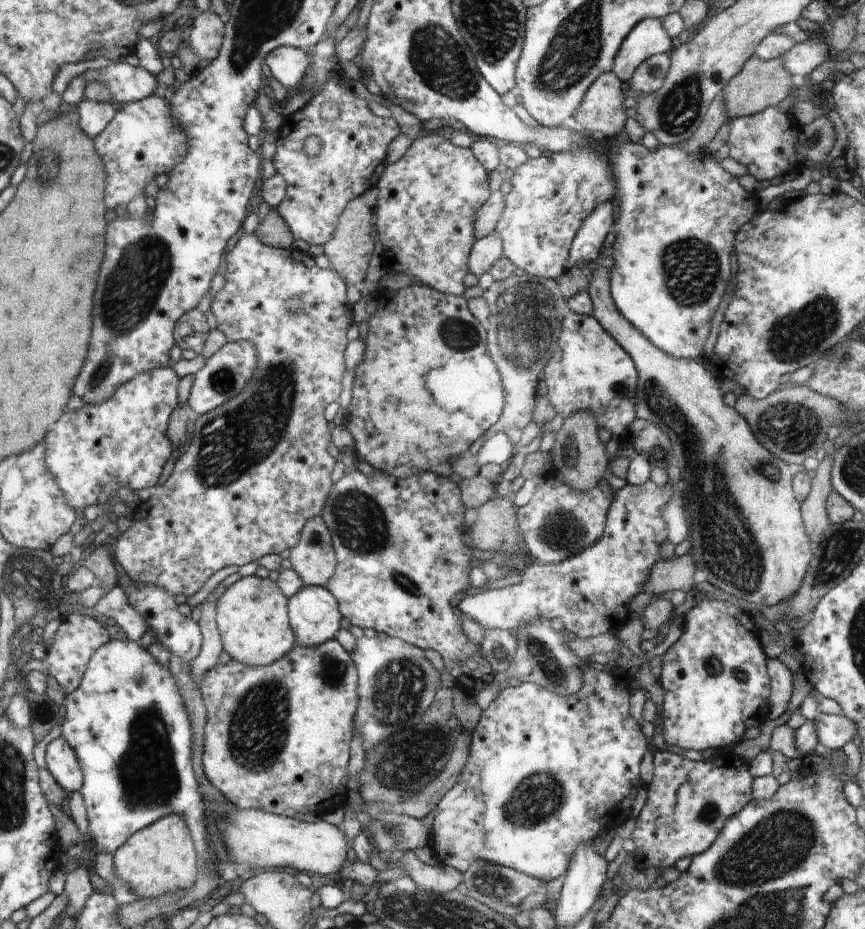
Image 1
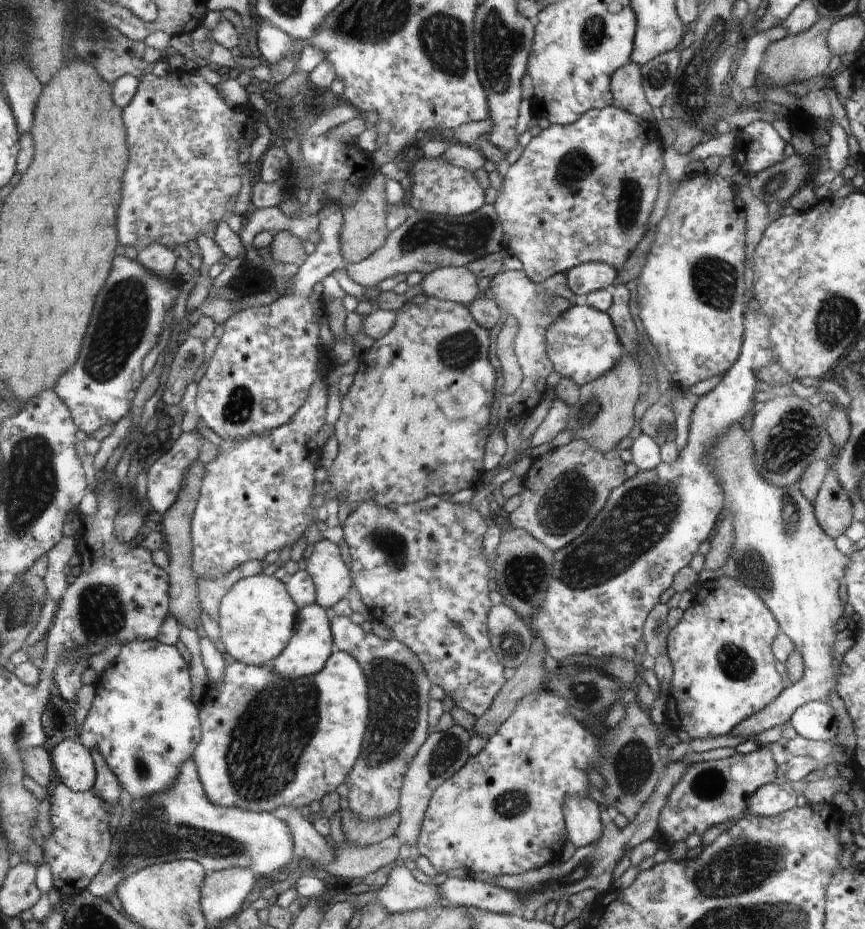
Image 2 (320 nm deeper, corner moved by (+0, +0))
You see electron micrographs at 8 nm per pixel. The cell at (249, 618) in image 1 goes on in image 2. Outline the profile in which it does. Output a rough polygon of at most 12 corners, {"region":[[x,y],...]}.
{"region":[[273,575],[244,578],[219,610],[222,651],[261,666],[299,610]]}

